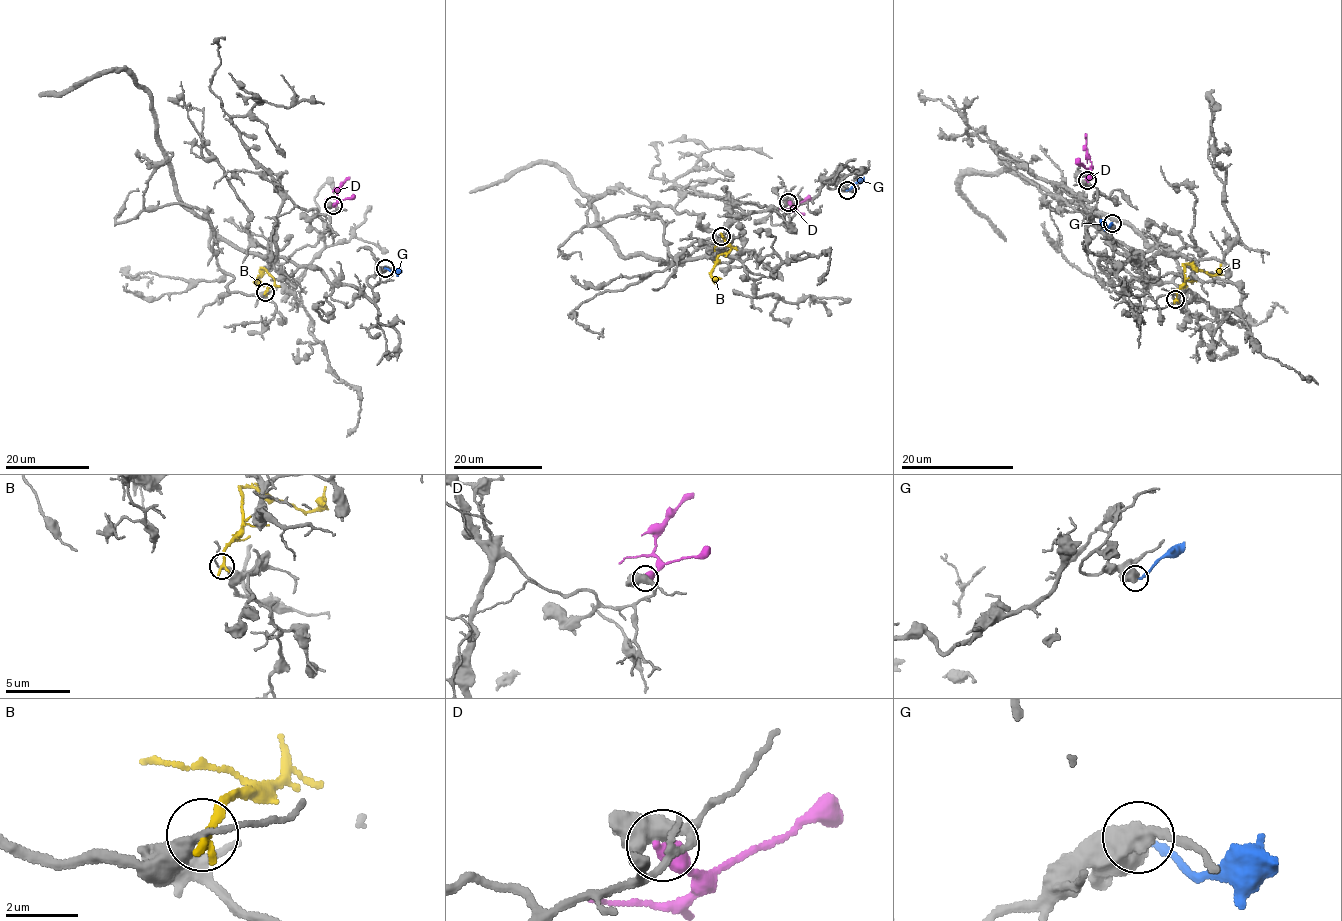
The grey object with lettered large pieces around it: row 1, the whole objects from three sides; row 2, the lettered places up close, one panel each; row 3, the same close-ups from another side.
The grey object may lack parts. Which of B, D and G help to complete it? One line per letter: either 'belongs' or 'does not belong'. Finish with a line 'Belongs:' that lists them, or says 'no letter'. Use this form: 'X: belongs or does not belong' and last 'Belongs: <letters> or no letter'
B: does not belong
D: does not belong
G: does not belong
Belongs: no letter

